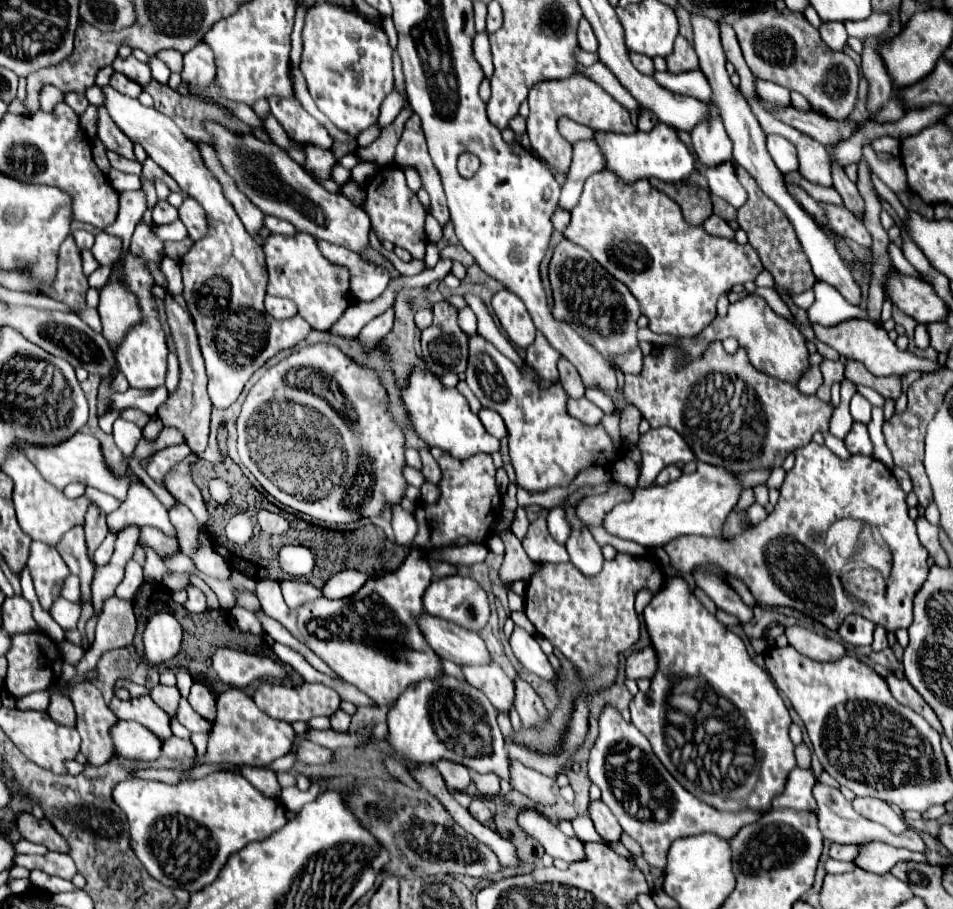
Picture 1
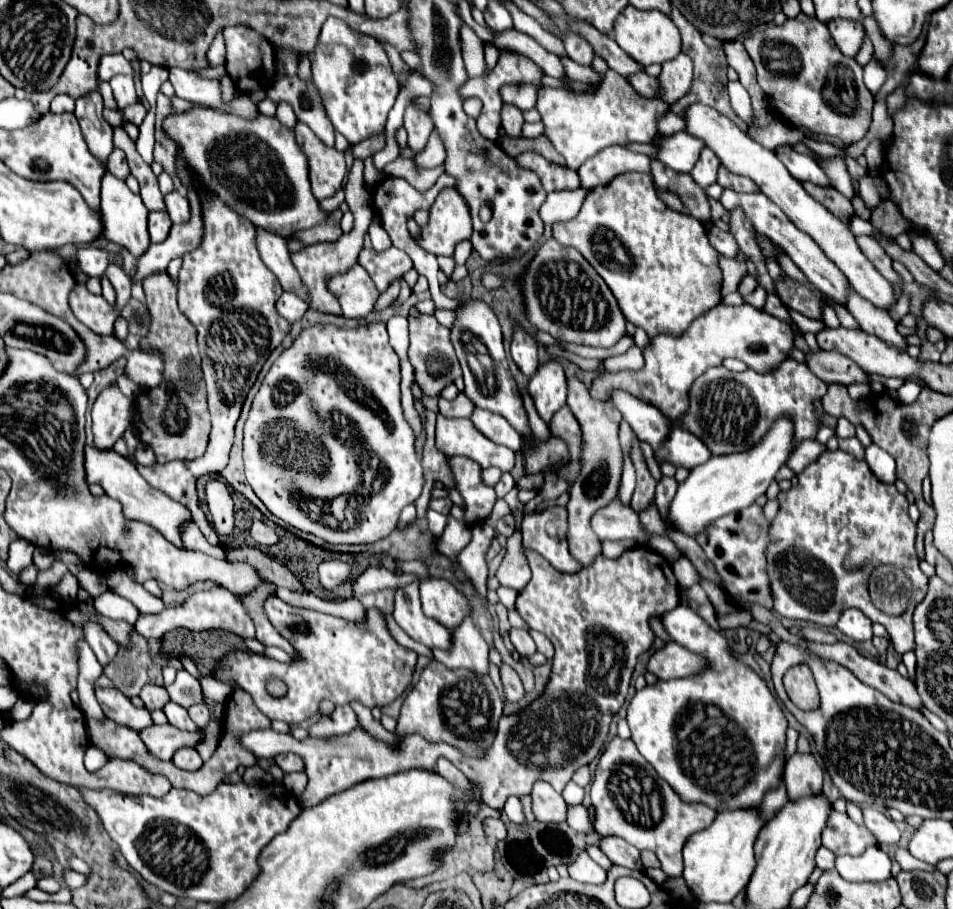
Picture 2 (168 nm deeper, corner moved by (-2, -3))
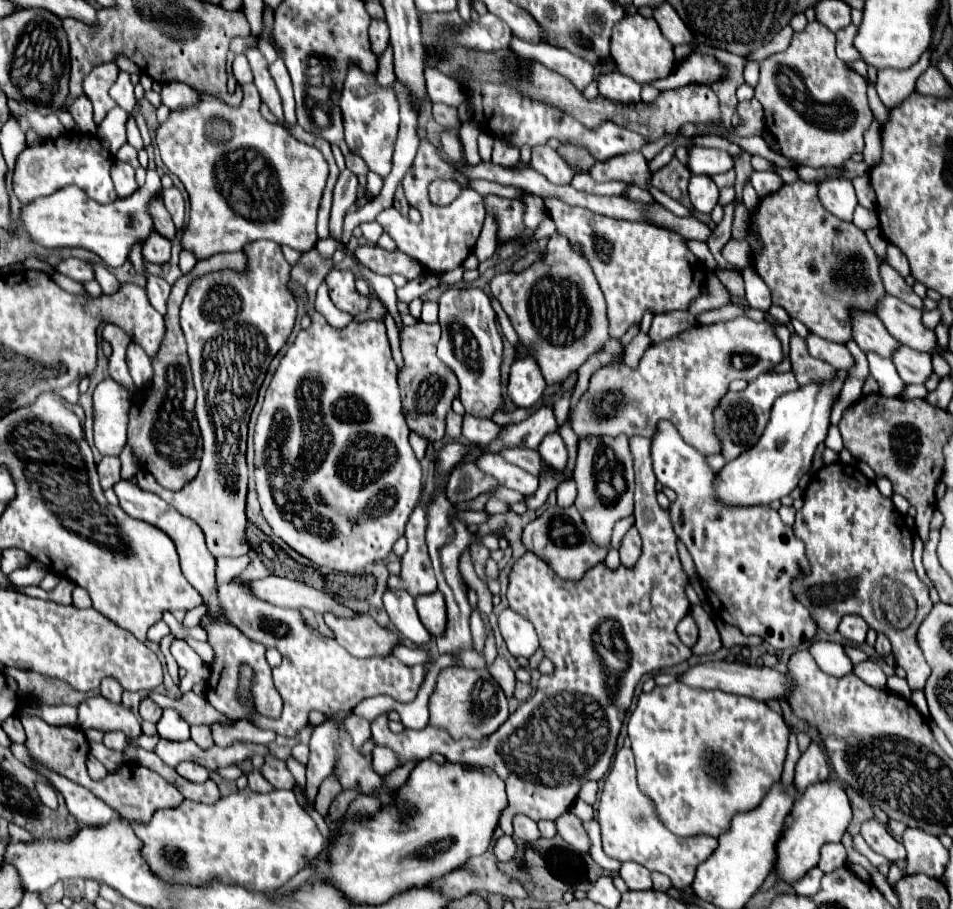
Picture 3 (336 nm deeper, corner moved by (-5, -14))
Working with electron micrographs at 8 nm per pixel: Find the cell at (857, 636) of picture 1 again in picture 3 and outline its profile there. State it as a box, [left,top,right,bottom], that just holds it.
[838,614,868,642]

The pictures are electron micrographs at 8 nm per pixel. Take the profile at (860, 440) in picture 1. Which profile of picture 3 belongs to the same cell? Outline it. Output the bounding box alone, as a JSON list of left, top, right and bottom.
[714,372,798,460]

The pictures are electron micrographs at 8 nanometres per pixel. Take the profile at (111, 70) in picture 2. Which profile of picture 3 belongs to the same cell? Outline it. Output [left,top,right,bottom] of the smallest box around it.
[82,62,118,124]

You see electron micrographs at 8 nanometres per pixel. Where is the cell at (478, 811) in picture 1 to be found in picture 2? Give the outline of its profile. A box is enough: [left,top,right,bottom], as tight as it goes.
[483,817,507,839]

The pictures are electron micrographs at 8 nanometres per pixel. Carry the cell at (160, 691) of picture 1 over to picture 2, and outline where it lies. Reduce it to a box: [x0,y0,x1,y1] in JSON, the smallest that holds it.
[139,685,171,711]

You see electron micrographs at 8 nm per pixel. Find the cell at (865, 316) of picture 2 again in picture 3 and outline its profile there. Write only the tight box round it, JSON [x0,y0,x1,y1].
[892,346,934,384]

